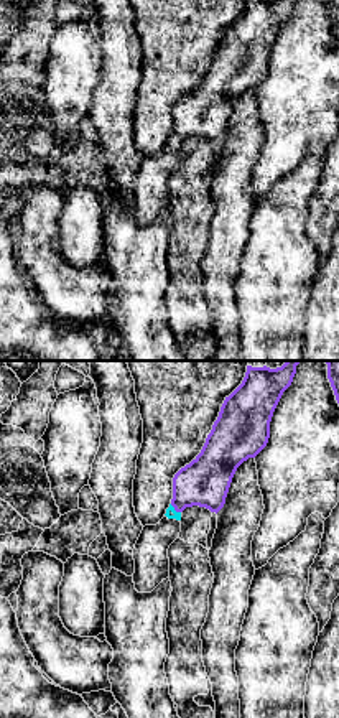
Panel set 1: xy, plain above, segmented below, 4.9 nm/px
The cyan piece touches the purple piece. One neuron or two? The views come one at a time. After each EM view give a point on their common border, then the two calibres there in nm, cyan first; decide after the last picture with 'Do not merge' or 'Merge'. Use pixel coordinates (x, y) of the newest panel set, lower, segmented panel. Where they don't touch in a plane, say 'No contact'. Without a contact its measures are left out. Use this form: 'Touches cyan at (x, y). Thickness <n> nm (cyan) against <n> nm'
Touches cyan at (173, 509). Thickness 50 nm (cyan) against 240 nm

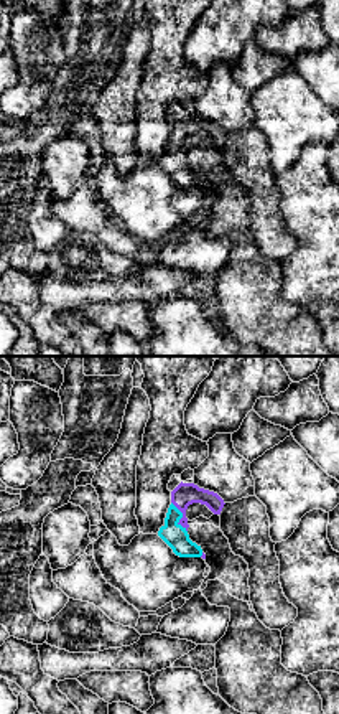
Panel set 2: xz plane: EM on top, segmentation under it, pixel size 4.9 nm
Touches cyan at (181, 516). Thickness 120 nm (cyan) against 110 nm

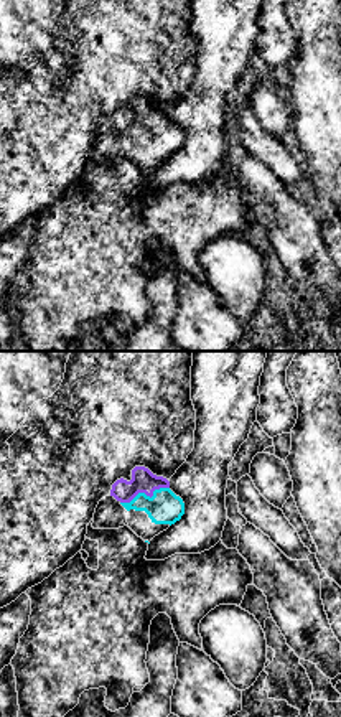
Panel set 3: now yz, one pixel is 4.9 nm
Touches cyan at (145, 495). Thickness 160 nm (cyan) against 110 nm

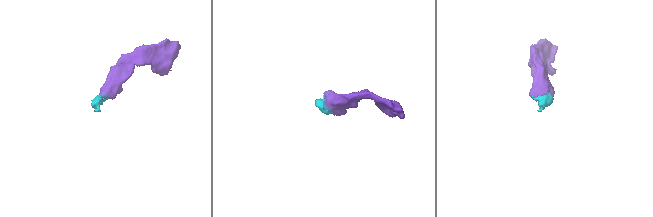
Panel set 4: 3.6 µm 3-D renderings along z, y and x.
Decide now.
Merge

